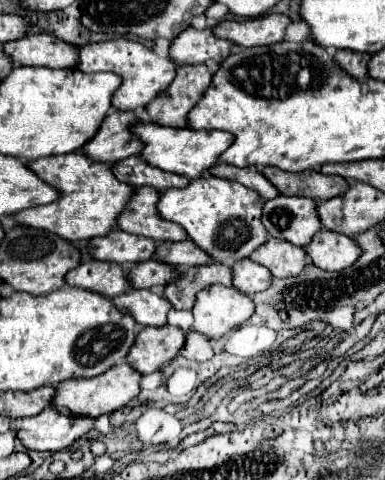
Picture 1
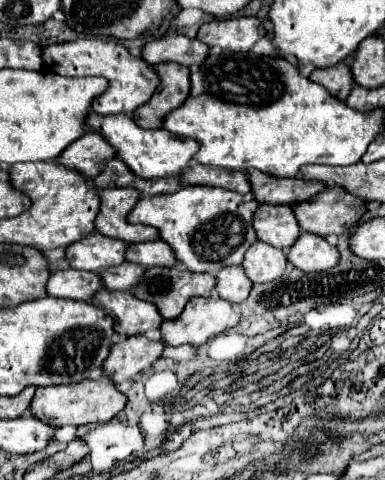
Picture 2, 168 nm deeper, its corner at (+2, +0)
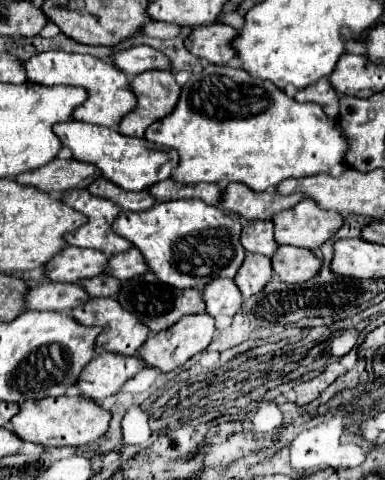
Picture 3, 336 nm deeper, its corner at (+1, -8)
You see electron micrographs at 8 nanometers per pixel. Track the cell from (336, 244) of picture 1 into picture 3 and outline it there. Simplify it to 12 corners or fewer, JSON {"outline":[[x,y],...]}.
{"outline":[[279,246],[273,272],[287,284],[311,280],[323,258],[297,246]]}

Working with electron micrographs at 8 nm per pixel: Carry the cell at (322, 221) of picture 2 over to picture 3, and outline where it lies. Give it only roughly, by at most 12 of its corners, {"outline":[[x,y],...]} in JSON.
{"outline":[[303,198],[273,216],[279,244],[315,250],[343,216]]}

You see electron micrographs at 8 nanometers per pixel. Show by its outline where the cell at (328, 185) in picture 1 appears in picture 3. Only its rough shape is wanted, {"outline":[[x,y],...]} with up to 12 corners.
{"outline":[[227,184],[219,208],[245,220],[267,220],[305,194],[251,192]]}

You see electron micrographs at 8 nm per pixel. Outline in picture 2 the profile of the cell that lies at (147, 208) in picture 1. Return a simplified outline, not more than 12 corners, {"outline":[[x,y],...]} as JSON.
{"outline":[[134,188],[98,190],[96,232],[126,244],[158,240],[156,230],[128,224]]}

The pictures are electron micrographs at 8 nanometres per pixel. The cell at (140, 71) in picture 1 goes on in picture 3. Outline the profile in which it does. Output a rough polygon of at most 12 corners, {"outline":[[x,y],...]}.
{"outline":[[61,50],[25,62],[27,80],[83,86],[75,120],[113,126],[133,112],[129,76],[111,60]]}

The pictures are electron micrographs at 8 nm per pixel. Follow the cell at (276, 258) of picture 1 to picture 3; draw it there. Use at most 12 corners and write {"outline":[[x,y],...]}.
{"outline":[[247,252],[233,280],[243,300],[273,280],[271,258]]}

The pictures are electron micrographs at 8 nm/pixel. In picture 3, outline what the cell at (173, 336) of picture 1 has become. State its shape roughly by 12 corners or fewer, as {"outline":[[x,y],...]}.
{"outline":[[101,352],[83,368],[83,396],[103,400],[143,368],[139,356]]}

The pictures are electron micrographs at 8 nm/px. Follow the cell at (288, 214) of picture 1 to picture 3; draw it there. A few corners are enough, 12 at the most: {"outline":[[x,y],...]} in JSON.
{"outline":[[245,220],[241,244],[249,252],[273,256],[271,220]]}

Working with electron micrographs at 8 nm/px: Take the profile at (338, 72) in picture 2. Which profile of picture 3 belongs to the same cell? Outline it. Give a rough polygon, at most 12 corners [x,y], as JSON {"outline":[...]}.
{"outline":[[319,80],[295,94],[297,102],[317,102],[327,116],[339,112],[331,80]]}

